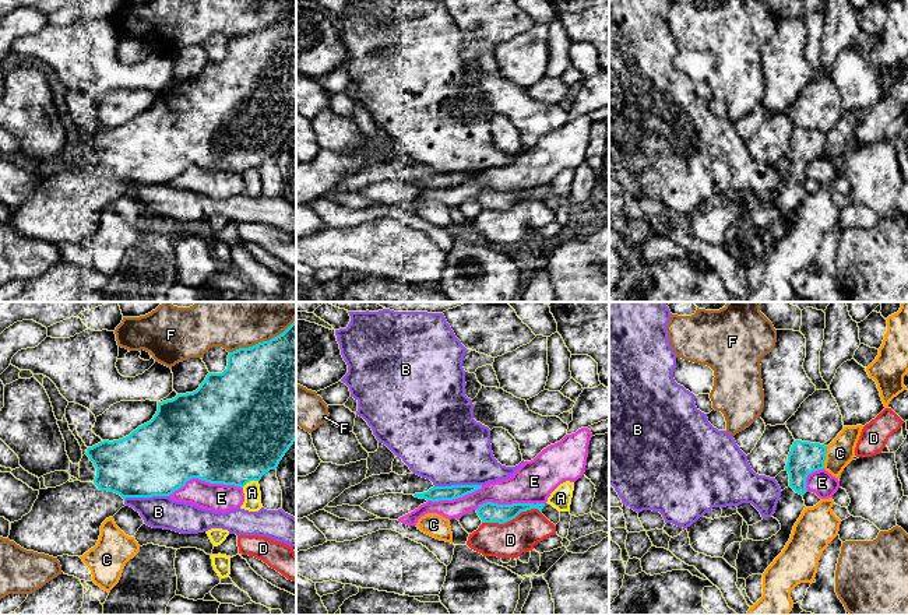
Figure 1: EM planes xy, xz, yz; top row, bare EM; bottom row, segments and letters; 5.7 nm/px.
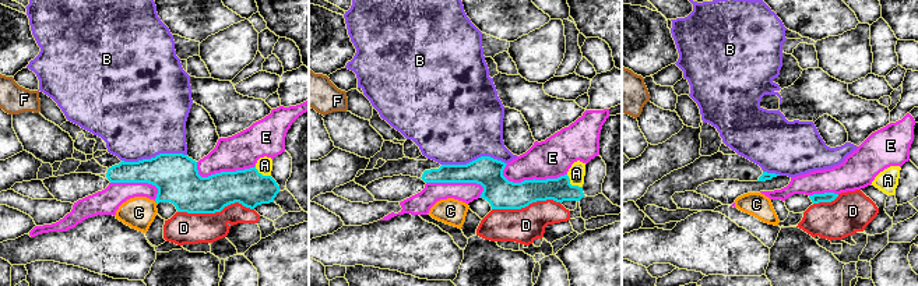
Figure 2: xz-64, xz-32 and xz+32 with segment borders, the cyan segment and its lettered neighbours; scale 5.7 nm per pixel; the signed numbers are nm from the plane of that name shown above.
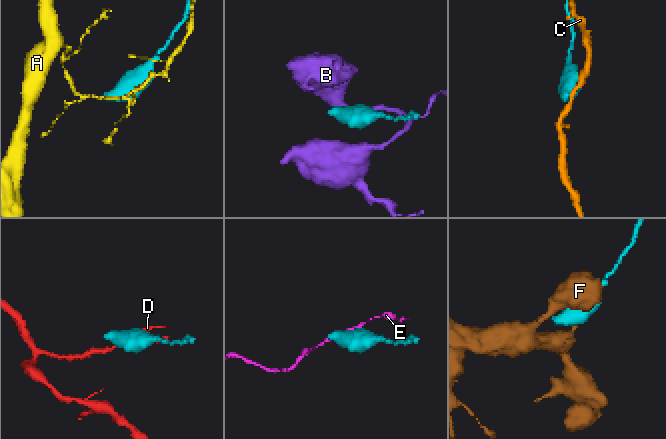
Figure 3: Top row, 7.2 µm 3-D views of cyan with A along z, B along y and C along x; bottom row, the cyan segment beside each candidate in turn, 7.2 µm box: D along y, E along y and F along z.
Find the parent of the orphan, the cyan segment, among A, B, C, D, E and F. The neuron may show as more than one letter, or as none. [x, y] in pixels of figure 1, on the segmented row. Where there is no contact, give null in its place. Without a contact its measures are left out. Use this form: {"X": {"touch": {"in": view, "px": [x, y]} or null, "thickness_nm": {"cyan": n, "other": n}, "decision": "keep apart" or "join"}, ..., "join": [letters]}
{"A": {"touch": {"in": "xy", "px": [249, 481]}, "thickness_nm": {"cyan": 500, "other": 100}, "decision": "keep apart"}, "B": {"touch": {"in": "xz", "px": [458, 485]}, "thickness_nm": {"cyan": 90, "other": 440}, "decision": "keep apart"}, "C": {"touch": {"in": "yz", "px": [824, 457]}, "thickness_nm": {"cyan": 190, "other": 160}, "decision": "keep apart"}, "D": {"touch": {"in": "xz", "px": [511, 519]}, "thickness_nm": {"cyan": 120, "other": 200}, "decision": "keep apart"}, "E": {"touch": {"in": "xy", "px": [204, 480]}, "thickness_nm": {"cyan": 500, "other": 160}, "decision": "keep apart"}, "F": {"touch": {"in": "xy", "px": [263, 341]}, "thickness_nm": {"cyan": 500, "other": 500}, "decision": "keep apart"}, "join": []}

